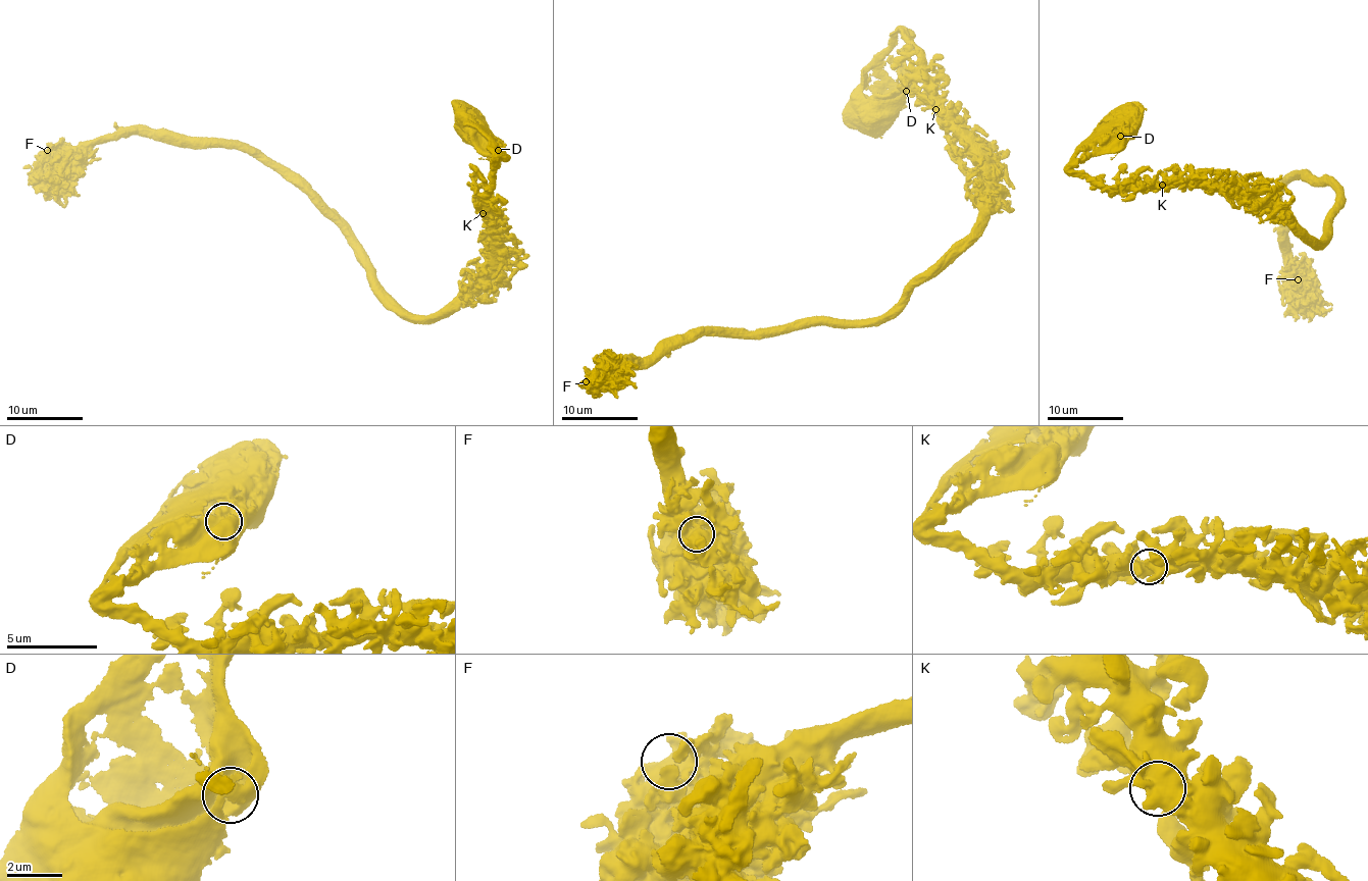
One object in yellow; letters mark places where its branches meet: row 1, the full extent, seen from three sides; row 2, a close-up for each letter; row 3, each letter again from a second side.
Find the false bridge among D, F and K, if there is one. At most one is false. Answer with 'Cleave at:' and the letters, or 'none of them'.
Cleave at: none of them

